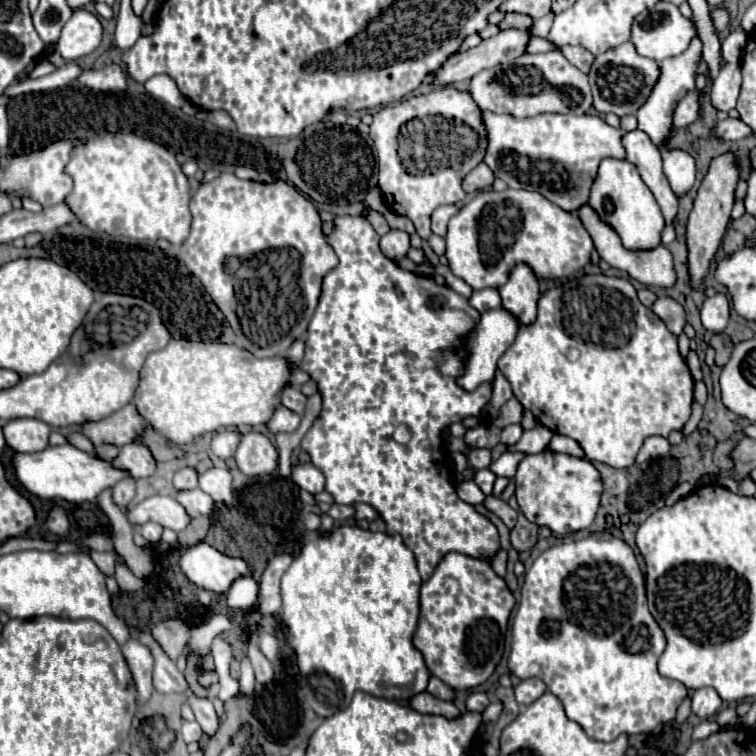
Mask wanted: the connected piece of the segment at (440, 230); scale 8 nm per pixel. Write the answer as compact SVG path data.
M442 205L442 207L434 209L434 213L432 213L432 233L444 237L446 235L446 225L448 225L450 217L456 215L456 211L458 211L456 205Z

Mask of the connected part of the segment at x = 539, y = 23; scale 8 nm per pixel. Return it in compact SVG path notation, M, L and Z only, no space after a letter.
M552 13L542 17L542 19L536 19L532 29L530 29L530 35L536 35L536 37L546 37L546 31L550 31L550 25L552 25Z

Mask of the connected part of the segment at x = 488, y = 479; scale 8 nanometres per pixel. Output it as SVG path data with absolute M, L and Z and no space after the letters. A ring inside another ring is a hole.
M480 469L480 471L474 473L474 481L476 481L476 485L478 485L486 495L492 493L494 479L496 479L496 475L494 475L492 471L488 471L488 469Z

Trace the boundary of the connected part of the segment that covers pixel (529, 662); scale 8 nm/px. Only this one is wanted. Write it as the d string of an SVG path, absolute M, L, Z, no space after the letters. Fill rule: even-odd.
M592 533L580 541L550 547L528 569L512 625L508 667L518 679L542 679L560 697L566 715L582 725L592 739L612 741L620 733L650 733L656 725L670 723L686 699L688 689L674 679L662 677L656 669L664 647L662 629L646 607L644 575L634 551L610 533Z

